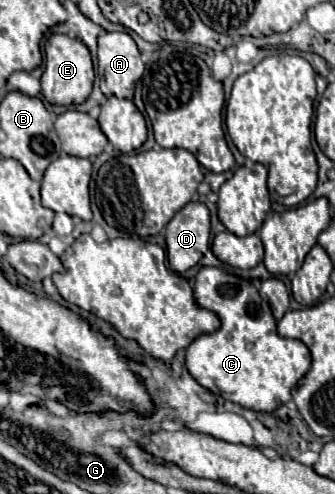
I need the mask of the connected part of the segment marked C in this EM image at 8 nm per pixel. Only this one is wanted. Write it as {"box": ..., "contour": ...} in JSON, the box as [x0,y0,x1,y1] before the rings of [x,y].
{"box":[186,267,312,413],"contour":[[[202,267],[196,275],[196,287],[194,297],[200,307],[214,311],[220,317],[222,327],[210,335],[202,335],[186,349],[186,369],[190,375],[208,391],[214,395],[220,395],[228,401],[234,401],[246,409],[258,411],[258,413],[272,413],[280,405],[288,403],[292,399],[292,389],[298,385],[298,381],[308,373],[312,355],[308,347],[302,341],[280,337],[276,331],[276,321],[272,317],[272,311],[268,309],[268,303],[260,297],[258,289],[236,275],[226,273],[224,269],[214,267]]]}

